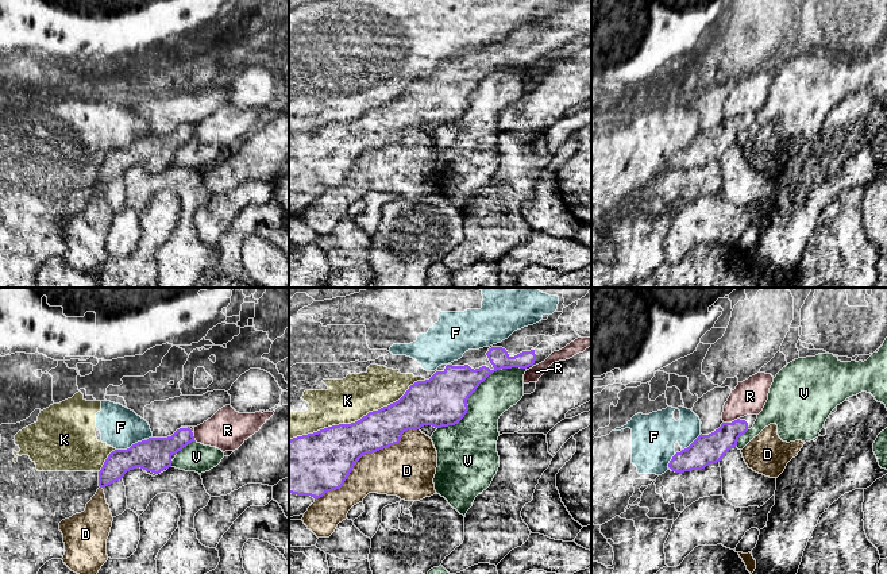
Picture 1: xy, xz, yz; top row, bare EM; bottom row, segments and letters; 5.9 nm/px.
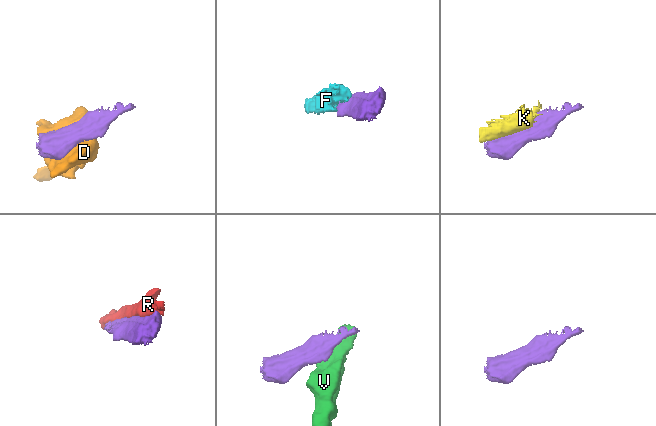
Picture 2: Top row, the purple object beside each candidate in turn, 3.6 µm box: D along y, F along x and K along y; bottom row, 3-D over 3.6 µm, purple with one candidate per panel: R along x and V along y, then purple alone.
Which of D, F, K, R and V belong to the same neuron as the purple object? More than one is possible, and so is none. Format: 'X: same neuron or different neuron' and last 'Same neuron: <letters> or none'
D: different neuron
F: different neuron
K: different neuron
R: different neuron
V: different neuron
Same neuron: none

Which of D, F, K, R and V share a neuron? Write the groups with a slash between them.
D / F K / R / V

